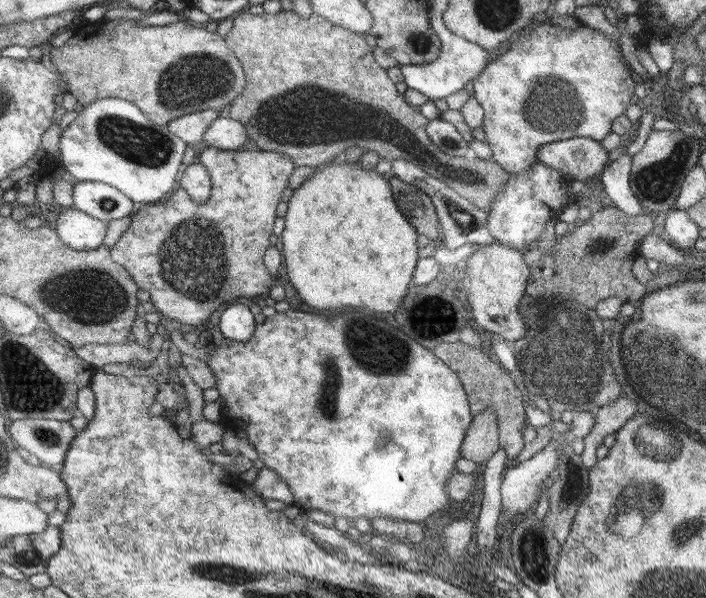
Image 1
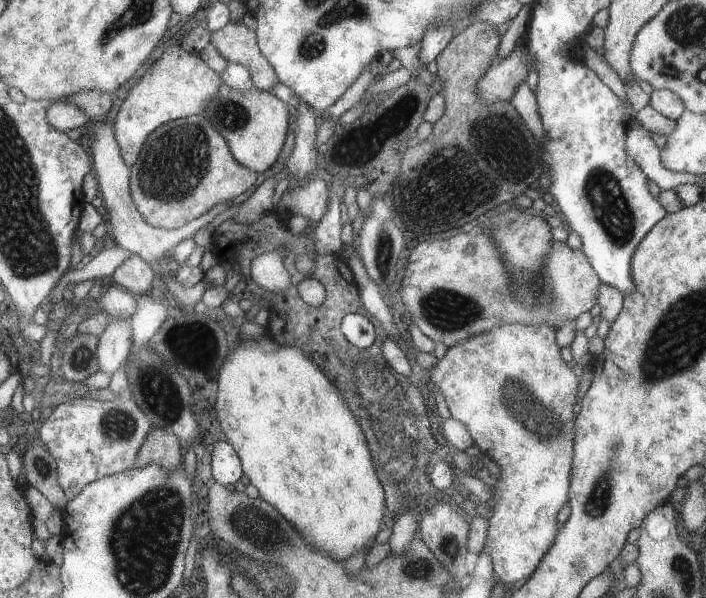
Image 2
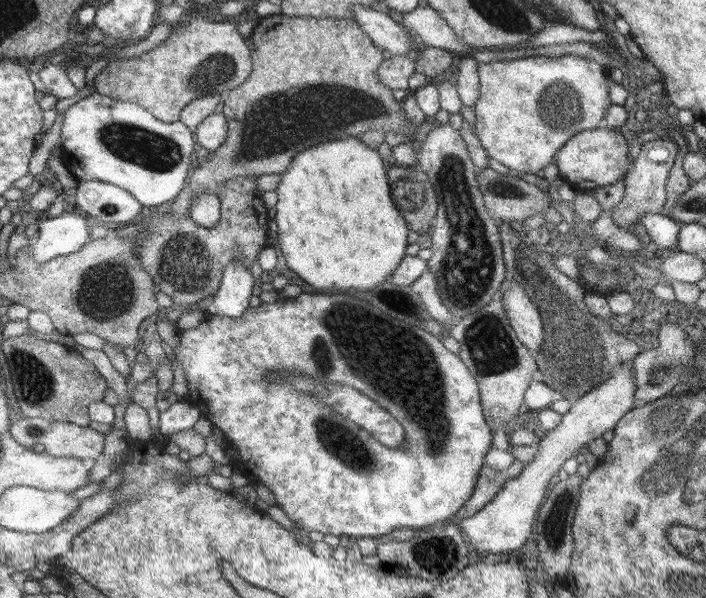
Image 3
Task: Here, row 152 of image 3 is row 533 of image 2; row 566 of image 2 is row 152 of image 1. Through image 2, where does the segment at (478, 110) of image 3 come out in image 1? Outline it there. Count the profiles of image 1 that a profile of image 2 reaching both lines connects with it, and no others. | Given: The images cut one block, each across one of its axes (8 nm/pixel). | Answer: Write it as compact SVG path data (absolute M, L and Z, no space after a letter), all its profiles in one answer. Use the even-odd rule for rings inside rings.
M541 23L539 25L533 24L531 26L523 27L517 34L511 37L503 46L502 51L496 55L494 59L487 63L487 66L481 70L471 81L471 88L473 90L472 96L481 106L484 112L482 125L480 126L485 133L485 142L491 149L491 160L497 164L507 173L526 173L528 166L531 163L537 163L535 153L537 147L541 145L555 142L558 140L571 139L575 137L590 138L591 140L601 141L609 132L611 132L611 123L615 118L623 114L623 110L631 104L631 96L633 96L633 80L627 74L627 62L621 60L621 49L619 49L618 42L608 39L602 32L597 29L579 26L575 29L560 29L554 25Z

